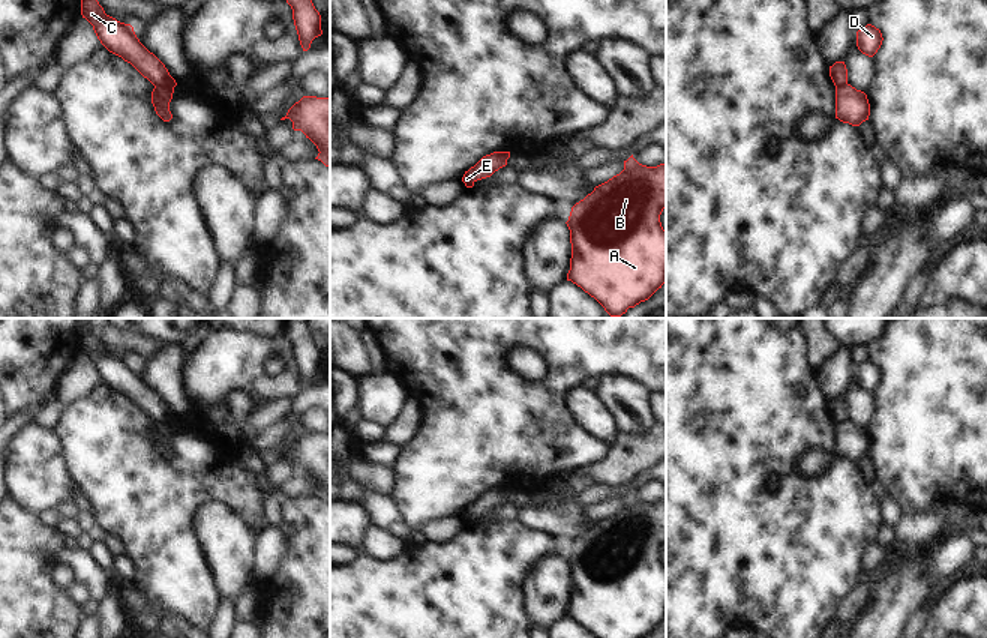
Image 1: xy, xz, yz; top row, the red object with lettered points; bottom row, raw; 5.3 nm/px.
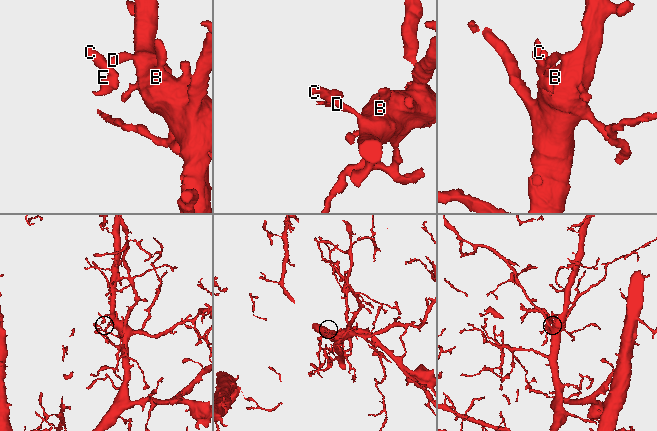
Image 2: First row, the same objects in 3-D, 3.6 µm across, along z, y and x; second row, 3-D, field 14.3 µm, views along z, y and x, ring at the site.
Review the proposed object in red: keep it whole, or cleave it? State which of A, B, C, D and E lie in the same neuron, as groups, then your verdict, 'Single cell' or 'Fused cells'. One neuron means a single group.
Groups: A B C D / E. Fused cells.

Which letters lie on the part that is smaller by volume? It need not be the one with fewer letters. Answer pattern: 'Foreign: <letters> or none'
Foreign: E

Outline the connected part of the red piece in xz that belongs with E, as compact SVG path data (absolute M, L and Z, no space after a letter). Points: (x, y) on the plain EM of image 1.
M500 488L483 492L474 503L465 507L462 518L472 524L477 516L490 513L495 507L507 501L507 494Z

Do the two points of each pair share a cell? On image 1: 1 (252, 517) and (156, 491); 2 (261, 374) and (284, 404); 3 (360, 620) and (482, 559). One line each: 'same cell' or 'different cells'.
1: same cell
2: different cells
3: same cell

